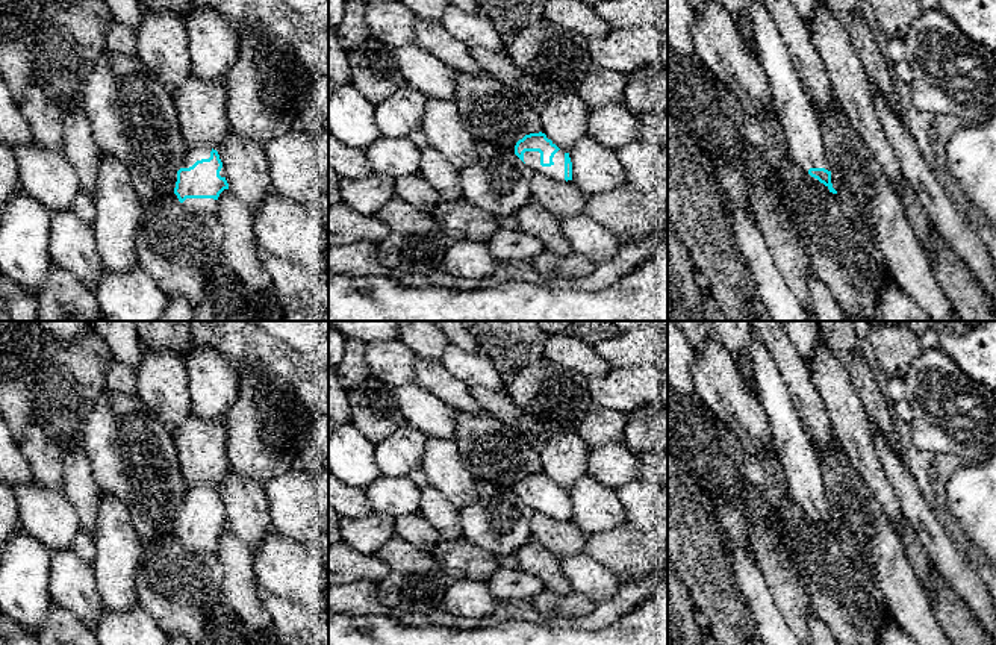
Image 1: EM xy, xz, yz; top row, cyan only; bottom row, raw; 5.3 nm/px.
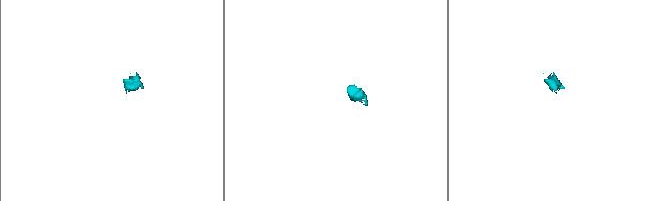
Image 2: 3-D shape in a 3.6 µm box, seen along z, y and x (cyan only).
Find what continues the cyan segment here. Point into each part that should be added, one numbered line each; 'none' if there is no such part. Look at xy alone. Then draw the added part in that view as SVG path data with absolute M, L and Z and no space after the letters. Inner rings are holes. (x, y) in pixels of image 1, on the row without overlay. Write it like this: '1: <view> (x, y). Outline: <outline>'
1: xy (191, 494). Outline: M186 483L185 492L183 492L183 507L192 506L197 500L209 498L210 491L212 491L212 486L206 483L200 483L197 486Z
2: xy (200, 545). Outline: M186 538L183 547L195 554L210 554L215 556L218 548L218 539L213 538Z

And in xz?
1: xz (556, 511). Outline: M559 489L552 497L551 506L540 504L540 492L539 491L525 491L524 492L525 504L537 513L546 515L556 521L565 521L565 491Z

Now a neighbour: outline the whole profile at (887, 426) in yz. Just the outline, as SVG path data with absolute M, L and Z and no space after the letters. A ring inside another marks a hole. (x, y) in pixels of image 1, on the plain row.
M817 321L820 338L831 348L837 360L849 372L849 379L860 395L864 409L889 445L902 453L895 422L890 419L886 395L881 392L876 377L861 353L860 339L852 321Z

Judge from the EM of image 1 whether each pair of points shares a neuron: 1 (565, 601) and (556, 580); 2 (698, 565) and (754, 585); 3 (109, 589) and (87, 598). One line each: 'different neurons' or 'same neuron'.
1: different neurons
2: different neurons
3: different neurons

